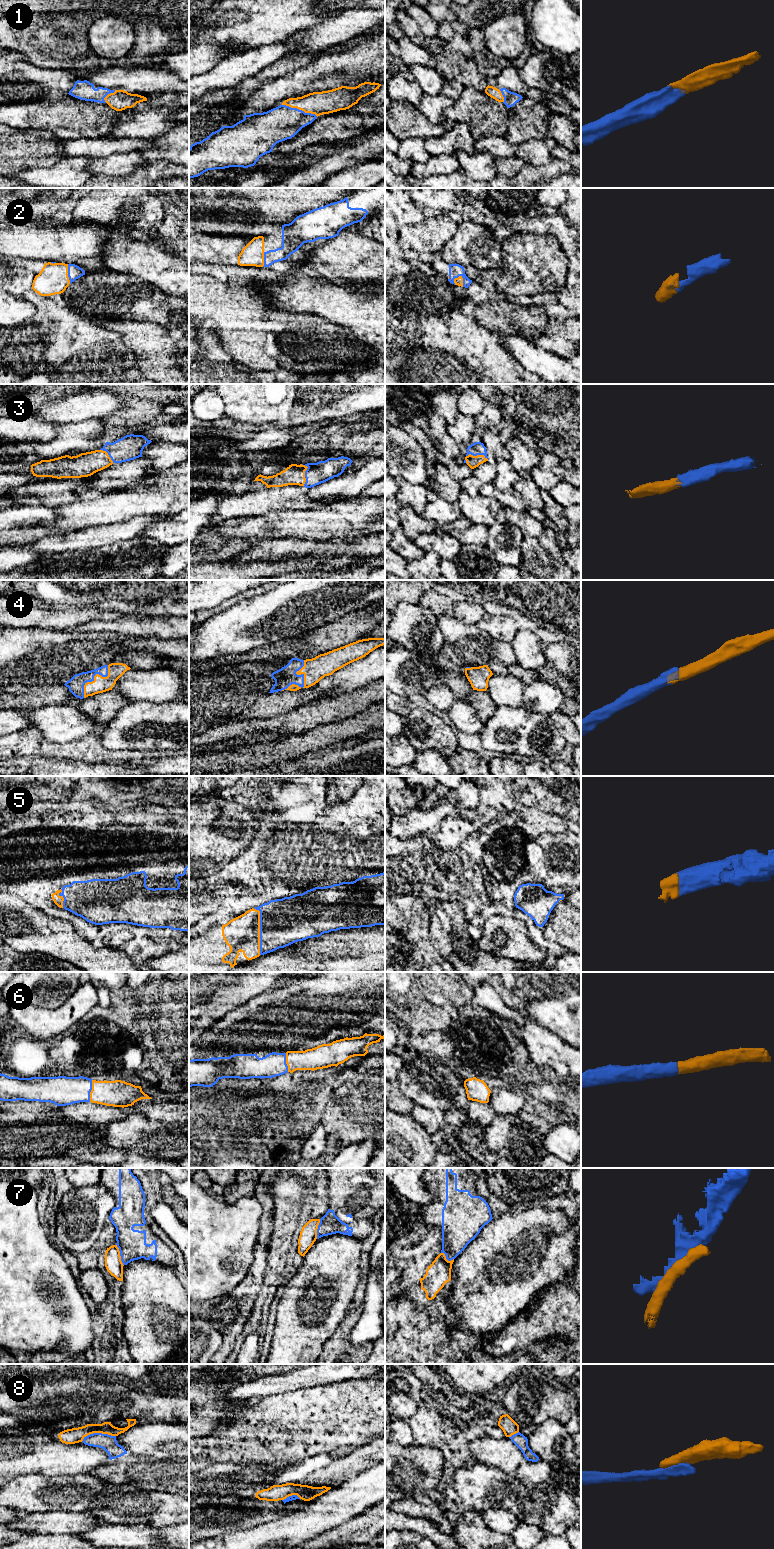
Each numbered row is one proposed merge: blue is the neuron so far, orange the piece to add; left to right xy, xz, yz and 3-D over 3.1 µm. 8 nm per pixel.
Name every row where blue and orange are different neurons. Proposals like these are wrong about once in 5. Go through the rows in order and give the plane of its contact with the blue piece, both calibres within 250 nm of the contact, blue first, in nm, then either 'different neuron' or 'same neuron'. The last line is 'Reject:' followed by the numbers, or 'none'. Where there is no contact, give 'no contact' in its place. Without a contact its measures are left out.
1: meets blue in xz; 280 nm thick on the blue side, 190 nm on the other; same neuron
2: meets blue in yz; 110 nm thick on the blue side, 70 nm on the other; same neuron
3: meets blue in yz; 110 nm thick on the blue side, 100 nm on the other; same neuron
4: meets blue in xz; 160 nm thick on the blue side, 180 nm on the other; same neuron
5: meets blue in xz; 380 nm thick on the blue side, 280 nm on the other; same neuron
6: meets blue in xy; 240 nm thick on the blue side, 220 nm on the other; same neuron
7: meets blue in xy; 220 nm thick on the blue side, 140 nm on the other; different neuron
8: meets blue in xy; 130 nm thick on the blue side, 130 nm on the other; different neuron
Reject: 7, 8

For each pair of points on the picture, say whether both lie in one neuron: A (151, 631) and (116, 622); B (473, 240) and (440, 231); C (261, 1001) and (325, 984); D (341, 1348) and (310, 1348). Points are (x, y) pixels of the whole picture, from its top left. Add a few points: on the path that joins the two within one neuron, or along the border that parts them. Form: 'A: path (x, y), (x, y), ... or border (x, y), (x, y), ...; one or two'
A: path (142, 626), (125, 625); one
B: border (457, 223), (457, 229), (445, 243), (439, 254); two
C: path (277, 1000), (300, 988), (309, 988); one
D: border (335, 1329), (335, 1332), (326, 1341), (319, 1353); two

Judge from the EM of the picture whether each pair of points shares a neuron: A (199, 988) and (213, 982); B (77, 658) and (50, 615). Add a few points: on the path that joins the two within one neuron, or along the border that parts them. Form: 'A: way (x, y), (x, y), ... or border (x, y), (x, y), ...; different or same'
A: way (202, 986), (210, 982); same
B: border (36, 626), (52, 629), (71, 629); different

